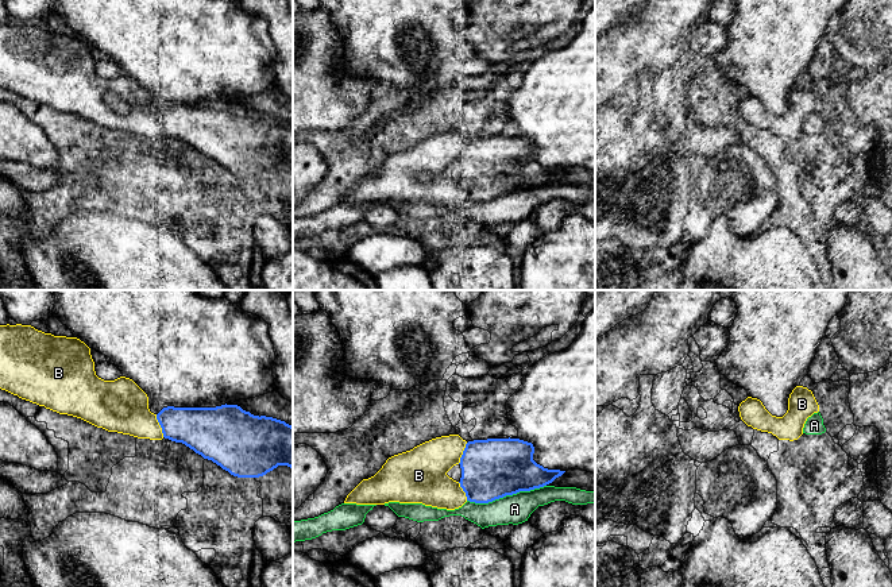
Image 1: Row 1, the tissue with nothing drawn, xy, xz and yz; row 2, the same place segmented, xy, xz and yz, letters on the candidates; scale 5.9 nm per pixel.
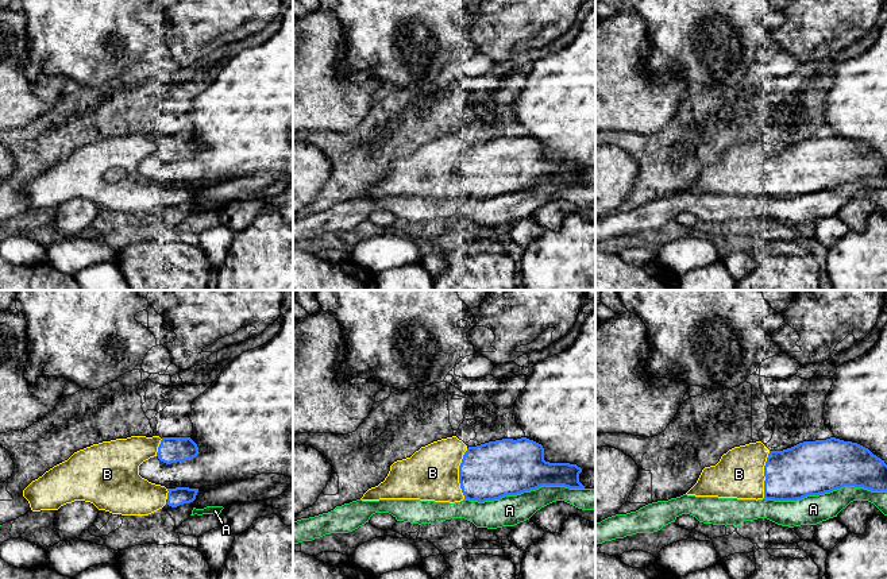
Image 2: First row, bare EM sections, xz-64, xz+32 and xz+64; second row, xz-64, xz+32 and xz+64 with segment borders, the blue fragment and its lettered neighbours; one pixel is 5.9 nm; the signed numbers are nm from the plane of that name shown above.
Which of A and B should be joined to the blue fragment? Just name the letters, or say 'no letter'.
B

